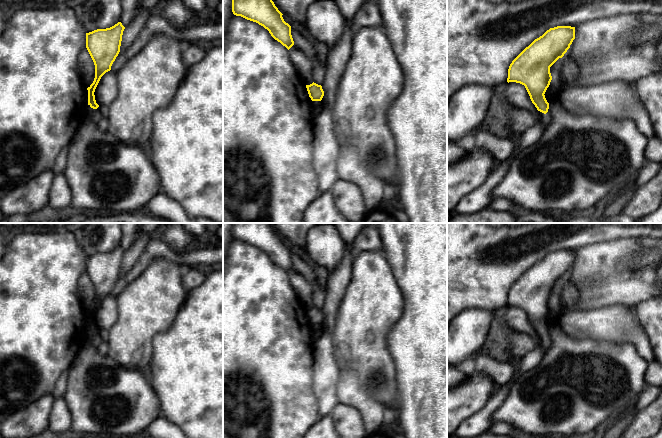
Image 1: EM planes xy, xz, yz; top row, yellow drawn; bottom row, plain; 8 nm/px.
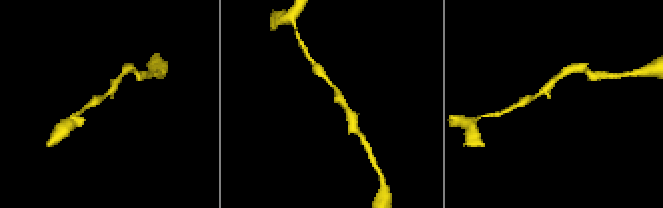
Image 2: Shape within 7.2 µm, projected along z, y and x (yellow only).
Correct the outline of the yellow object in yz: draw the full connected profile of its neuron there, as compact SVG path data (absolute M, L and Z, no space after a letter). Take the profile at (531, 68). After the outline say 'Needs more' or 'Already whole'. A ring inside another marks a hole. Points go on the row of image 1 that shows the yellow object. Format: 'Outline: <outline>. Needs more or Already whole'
Outline: M557 26L535 39L510 64L507 82L525 86L538 111L546 114L549 103L545 92L552 76L550 67L564 56L575 39L575 27Z. Already whole

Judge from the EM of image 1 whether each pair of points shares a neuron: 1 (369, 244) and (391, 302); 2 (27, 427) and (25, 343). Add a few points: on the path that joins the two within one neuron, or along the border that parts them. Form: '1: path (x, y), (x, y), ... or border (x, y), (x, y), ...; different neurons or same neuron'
1: border (381, 251), (361, 251), (354, 257); different neurons
2: border (47, 394), (15, 411), (10, 416); different neurons

